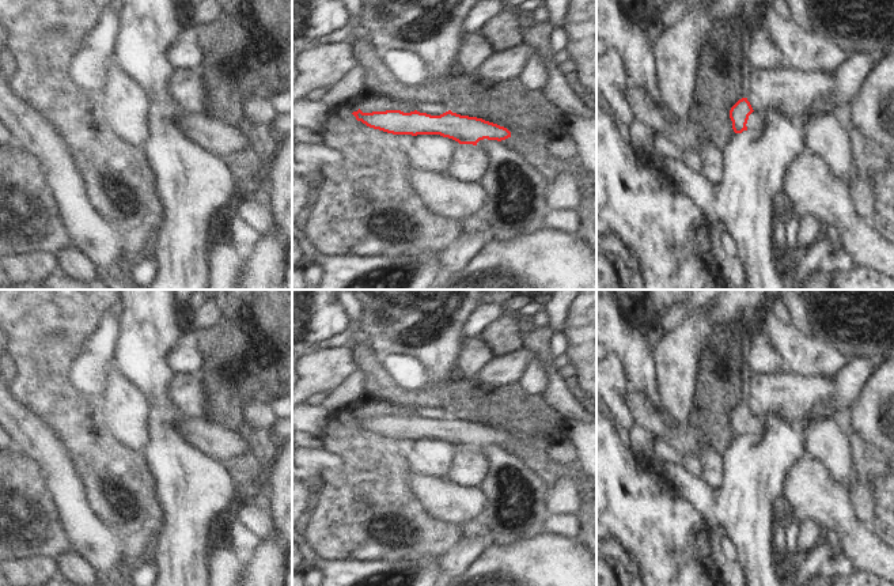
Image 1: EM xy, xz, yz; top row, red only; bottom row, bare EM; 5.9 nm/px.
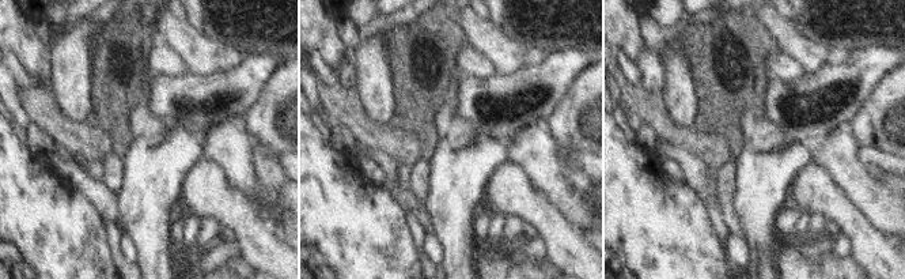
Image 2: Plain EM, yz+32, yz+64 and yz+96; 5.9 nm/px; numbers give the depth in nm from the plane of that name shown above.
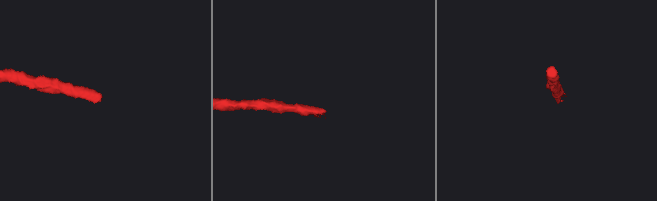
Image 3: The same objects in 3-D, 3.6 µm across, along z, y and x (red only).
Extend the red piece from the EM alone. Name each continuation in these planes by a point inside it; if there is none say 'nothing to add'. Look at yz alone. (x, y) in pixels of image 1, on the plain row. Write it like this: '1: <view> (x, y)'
1: yz (756, 427)

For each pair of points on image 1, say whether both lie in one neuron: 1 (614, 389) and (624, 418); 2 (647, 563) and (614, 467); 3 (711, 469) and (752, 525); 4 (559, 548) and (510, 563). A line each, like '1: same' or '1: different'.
1: same
2: same
3: different
4: same

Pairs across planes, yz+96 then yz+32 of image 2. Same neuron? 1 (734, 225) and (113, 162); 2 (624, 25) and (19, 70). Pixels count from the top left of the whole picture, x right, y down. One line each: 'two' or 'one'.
1: one
2: two

